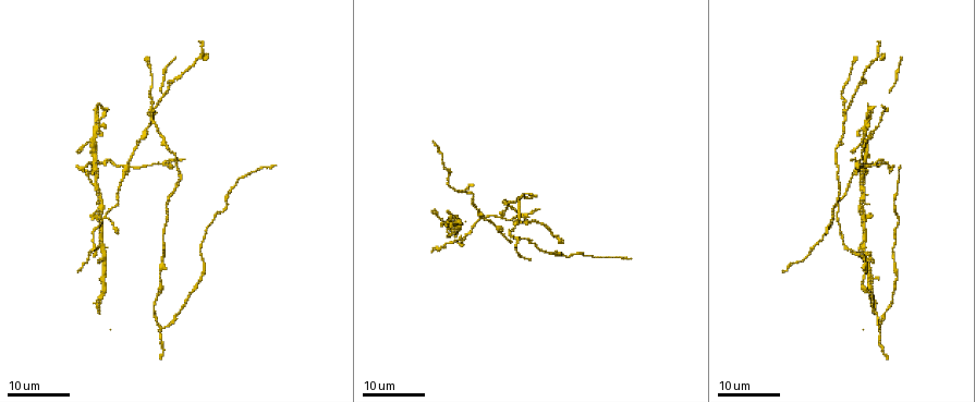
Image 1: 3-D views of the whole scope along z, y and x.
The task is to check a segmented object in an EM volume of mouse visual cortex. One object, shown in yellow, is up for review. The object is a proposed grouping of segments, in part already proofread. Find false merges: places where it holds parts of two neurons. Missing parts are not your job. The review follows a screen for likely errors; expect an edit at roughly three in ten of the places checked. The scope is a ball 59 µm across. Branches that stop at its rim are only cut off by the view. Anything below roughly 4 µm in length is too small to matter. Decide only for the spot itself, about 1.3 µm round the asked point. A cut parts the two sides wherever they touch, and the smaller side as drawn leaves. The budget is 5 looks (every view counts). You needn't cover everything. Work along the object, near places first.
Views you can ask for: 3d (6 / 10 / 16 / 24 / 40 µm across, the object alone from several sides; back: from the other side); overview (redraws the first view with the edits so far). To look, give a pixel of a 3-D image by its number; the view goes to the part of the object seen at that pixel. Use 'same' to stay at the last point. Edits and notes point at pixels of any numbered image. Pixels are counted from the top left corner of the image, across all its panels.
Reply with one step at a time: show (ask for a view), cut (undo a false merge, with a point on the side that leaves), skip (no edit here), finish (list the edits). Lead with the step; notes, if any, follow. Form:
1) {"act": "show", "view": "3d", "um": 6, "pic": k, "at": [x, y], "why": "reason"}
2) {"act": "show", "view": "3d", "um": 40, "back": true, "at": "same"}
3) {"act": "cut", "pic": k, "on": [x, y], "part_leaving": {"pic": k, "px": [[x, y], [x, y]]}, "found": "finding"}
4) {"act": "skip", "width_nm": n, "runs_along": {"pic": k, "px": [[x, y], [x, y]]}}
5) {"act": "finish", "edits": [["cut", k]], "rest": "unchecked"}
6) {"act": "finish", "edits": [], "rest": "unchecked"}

{"act": "show", "view": "3d", "um": 16, "pic": 1, "at": [126, 165], "why": "four arms meet"}

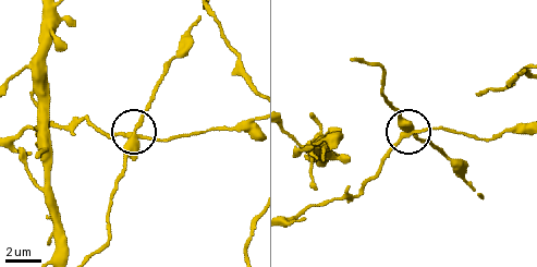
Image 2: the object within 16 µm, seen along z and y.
{"act": "show", "view": "3d", "um": 10, "pic": 2, "at": [404, 134]}

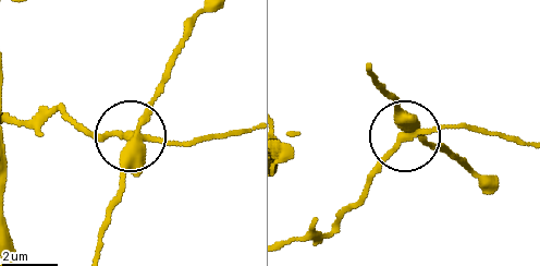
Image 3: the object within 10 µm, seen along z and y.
{"act": "cut", "pic": 3, "on": [110, 134], "side_arm_um": 25, "arms": 4, "found": "two neurons meet here"}

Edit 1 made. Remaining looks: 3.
{"act": "show", "view": "3d", "um": 24, "pic": 1, "at": [151, 110], "why": "three-way junction"}

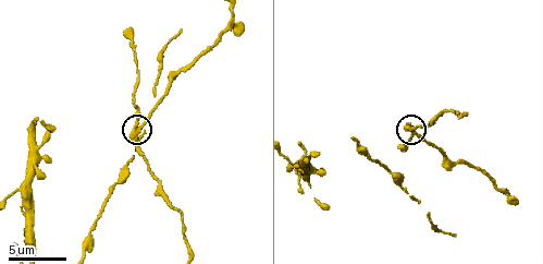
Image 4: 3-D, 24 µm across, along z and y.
{"act": "show", "view": "3d", "um": 6, "pic": 4, "at": [138, 130]}

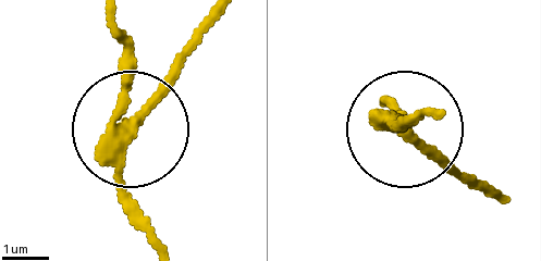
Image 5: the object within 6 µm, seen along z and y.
{"act": "skip", "found": "all the same neuron"}

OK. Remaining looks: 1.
{"act": "finish", "edits": [["cut", 3]], "rest": "unchecked"}

